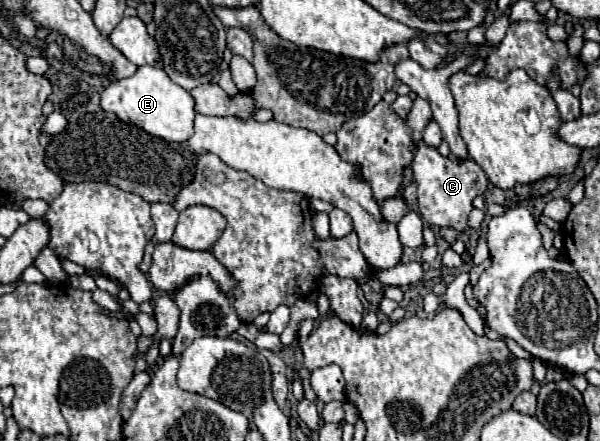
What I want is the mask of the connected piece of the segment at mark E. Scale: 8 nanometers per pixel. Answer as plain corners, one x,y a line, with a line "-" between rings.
140,66
132,78
112,82
100,98
100,106
106,112
114,112
122,122
140,126
152,136
164,138
166,142
184,144
192,136
194,128
194,98
188,90
174,84
160,66

